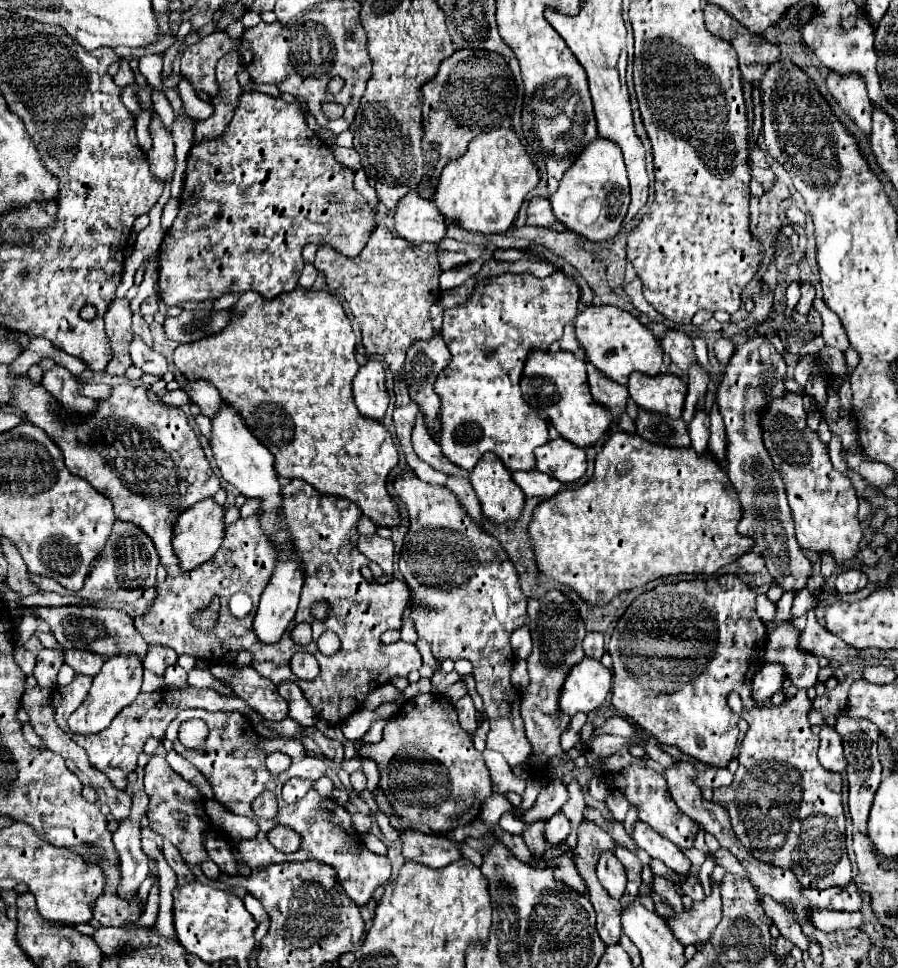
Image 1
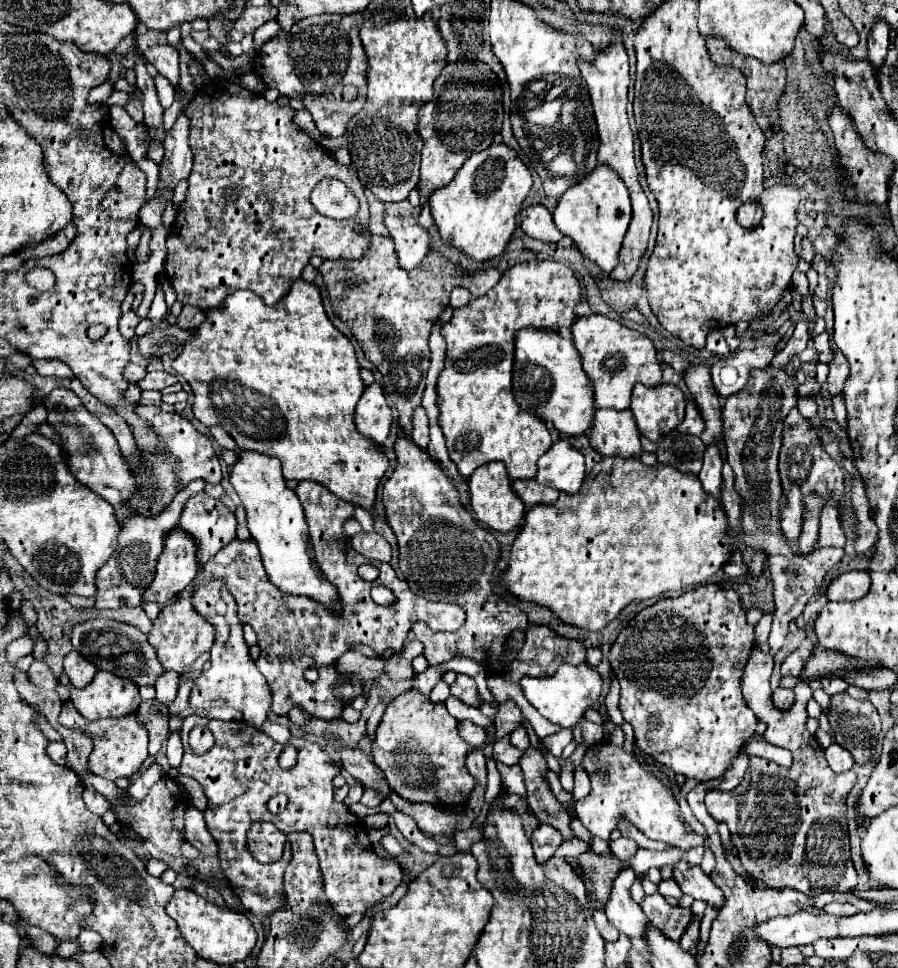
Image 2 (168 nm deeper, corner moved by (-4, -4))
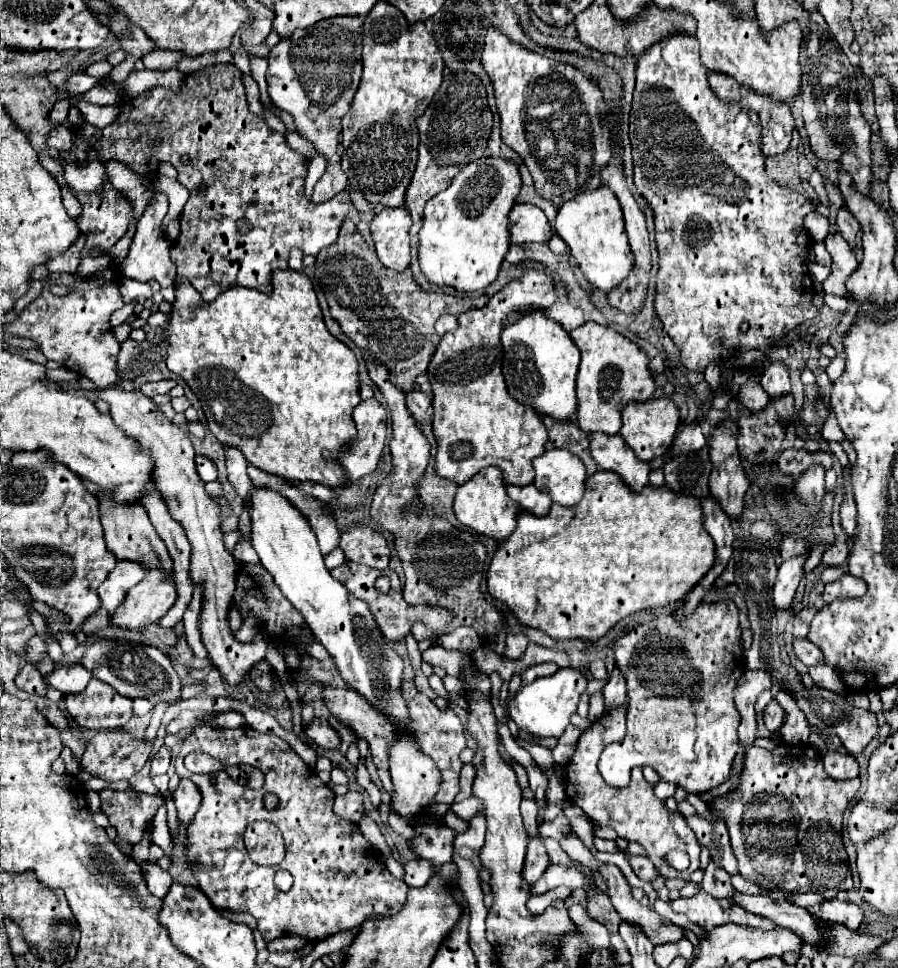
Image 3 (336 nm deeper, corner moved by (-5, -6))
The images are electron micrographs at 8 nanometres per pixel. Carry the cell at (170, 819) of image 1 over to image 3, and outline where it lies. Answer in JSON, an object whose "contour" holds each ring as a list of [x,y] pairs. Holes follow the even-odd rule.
{"contour":[[[104,788],[100,794],[100,810],[108,816],[110,826],[116,828],[118,836],[136,844],[144,838],[144,826],[152,822],[158,806],[164,802],[162,796],[142,794],[136,790],[116,792]]]}

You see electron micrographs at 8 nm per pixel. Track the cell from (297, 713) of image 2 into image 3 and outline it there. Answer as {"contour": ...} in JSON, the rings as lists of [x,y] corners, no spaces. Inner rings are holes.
{"contour":[[[314,718],[306,728],[304,728],[306,736],[312,738],[320,748],[338,748],[340,744],[340,736],[338,732],[324,720],[324,718]]]}

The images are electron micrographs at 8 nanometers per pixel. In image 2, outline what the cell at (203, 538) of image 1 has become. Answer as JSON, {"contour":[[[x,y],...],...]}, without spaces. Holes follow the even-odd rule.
{"contour":[[[177,528],[169,534],[167,546],[157,562],[155,580],[143,594],[143,602],[165,604],[175,598],[199,572],[197,562],[197,546],[193,546],[193,538],[185,534],[185,530]]]}

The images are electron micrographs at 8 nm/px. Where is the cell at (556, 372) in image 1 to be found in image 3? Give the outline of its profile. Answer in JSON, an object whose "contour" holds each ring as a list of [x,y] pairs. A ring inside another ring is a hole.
{"contour":[[[528,312],[516,322],[508,324],[502,334],[502,374],[510,396],[532,406],[538,414],[548,414],[554,420],[568,420],[576,414],[576,374],[580,364],[580,352],[570,340],[570,334],[544,312]]]}

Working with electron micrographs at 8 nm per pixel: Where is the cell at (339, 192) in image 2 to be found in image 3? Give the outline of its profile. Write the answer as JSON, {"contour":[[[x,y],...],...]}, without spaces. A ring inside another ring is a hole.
{"contour":[[[342,16],[314,24],[300,40],[280,40],[268,56],[268,92],[272,102],[292,114],[298,134],[310,140],[320,156],[326,160],[326,172],[314,186],[312,202],[322,204],[342,192],[348,184],[340,168],[340,120],[350,110],[352,96],[360,84],[362,74],[362,24],[364,18]]]}

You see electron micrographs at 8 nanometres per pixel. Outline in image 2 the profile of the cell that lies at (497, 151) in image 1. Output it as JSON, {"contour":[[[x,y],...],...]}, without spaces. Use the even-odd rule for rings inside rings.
{"contour":[[[503,142],[491,144],[489,148],[471,154],[457,172],[457,178],[431,194],[431,214],[441,236],[449,244],[463,250],[473,260],[489,260],[503,254],[511,240],[511,234],[517,228],[517,214],[521,212],[531,186],[531,172],[517,152]]]}

